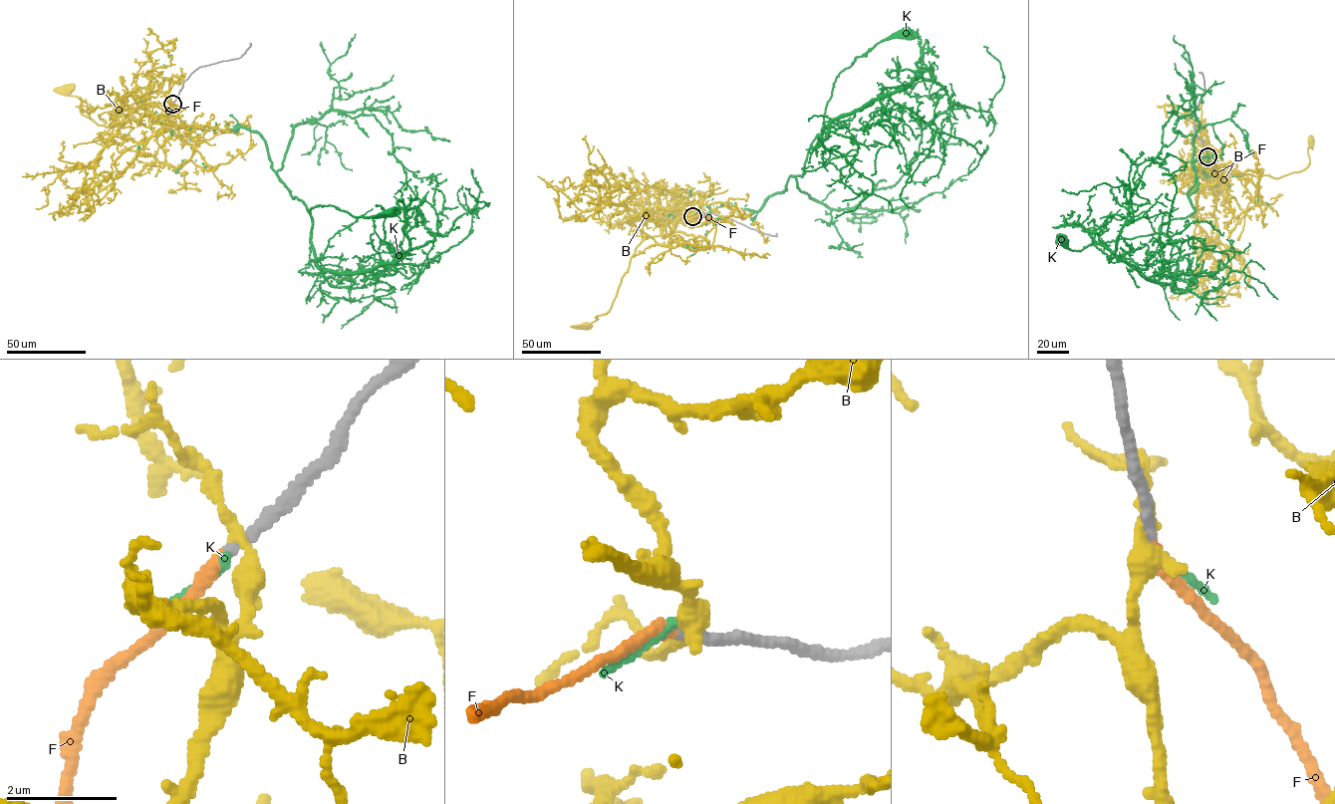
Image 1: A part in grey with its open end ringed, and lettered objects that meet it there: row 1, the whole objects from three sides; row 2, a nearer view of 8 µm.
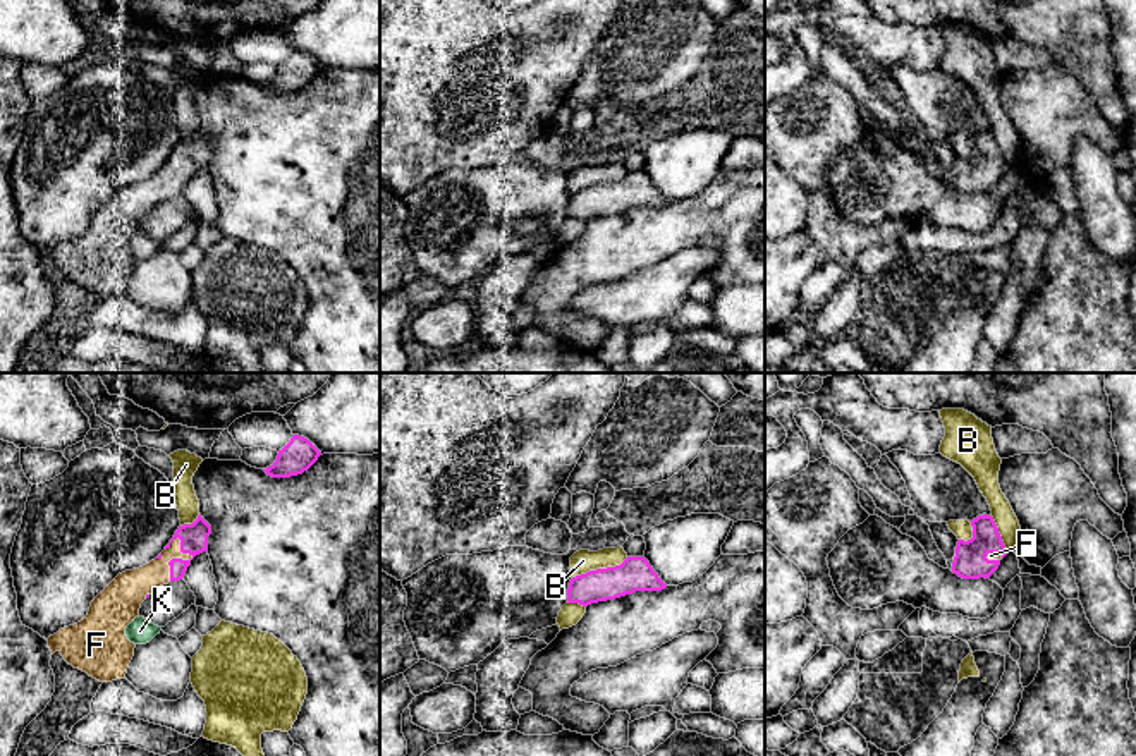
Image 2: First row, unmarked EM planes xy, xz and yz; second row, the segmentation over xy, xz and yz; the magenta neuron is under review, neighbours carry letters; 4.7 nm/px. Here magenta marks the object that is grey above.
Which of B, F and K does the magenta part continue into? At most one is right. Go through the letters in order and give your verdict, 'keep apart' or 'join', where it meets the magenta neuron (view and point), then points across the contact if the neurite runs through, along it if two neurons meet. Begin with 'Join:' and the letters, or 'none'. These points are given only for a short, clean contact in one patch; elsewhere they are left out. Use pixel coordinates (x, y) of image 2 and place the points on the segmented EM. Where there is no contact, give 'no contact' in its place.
Join: F
B: keep apart; meets magenta in xz at (600, 569); border along xz (628, 557), (619, 564), (590, 569), (573, 578)
F: join; meets magenta in xy at (181, 559)
K: keep apart; no contact

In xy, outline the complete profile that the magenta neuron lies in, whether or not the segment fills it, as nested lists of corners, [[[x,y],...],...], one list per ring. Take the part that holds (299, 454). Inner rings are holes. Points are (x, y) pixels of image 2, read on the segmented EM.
[[[294,435],[290,442],[278,450],[277,460],[263,469],[272,478],[290,478],[308,471],[321,452],[304,436]]]

